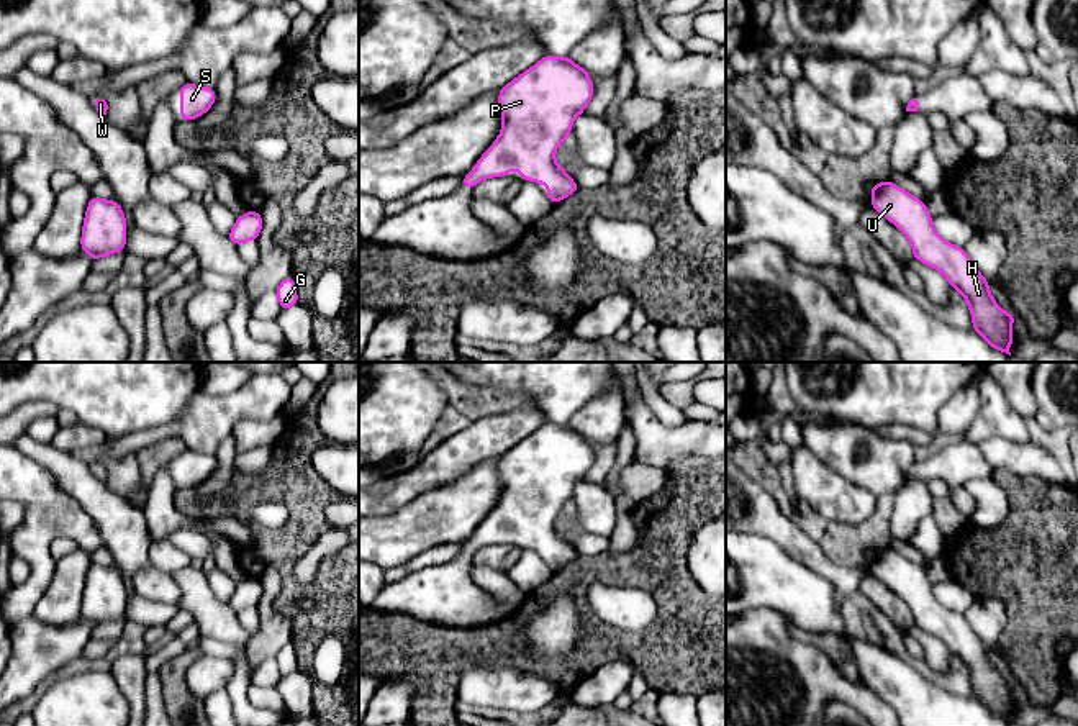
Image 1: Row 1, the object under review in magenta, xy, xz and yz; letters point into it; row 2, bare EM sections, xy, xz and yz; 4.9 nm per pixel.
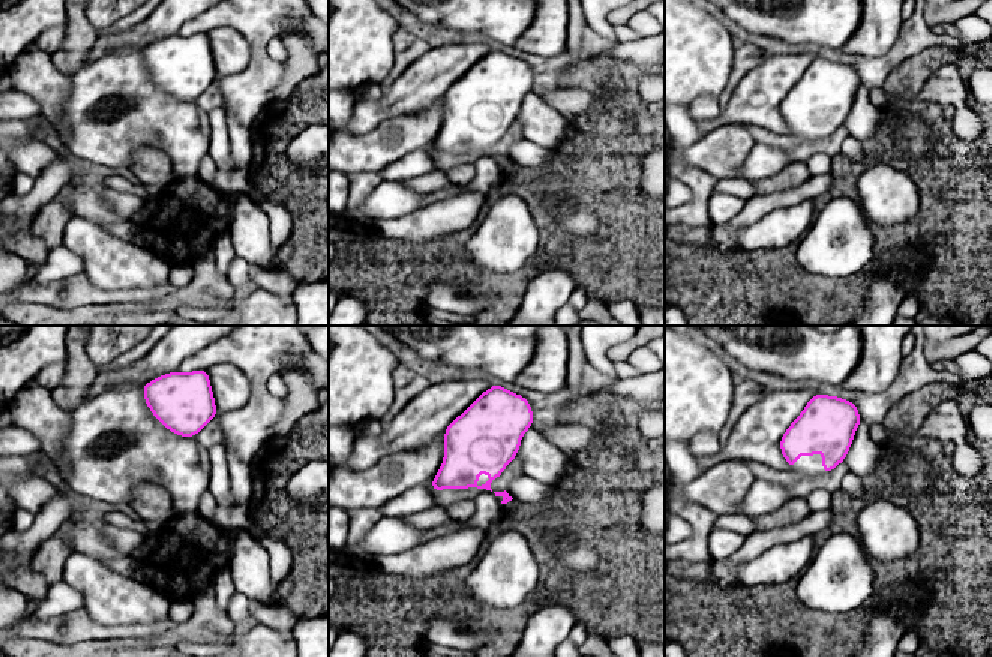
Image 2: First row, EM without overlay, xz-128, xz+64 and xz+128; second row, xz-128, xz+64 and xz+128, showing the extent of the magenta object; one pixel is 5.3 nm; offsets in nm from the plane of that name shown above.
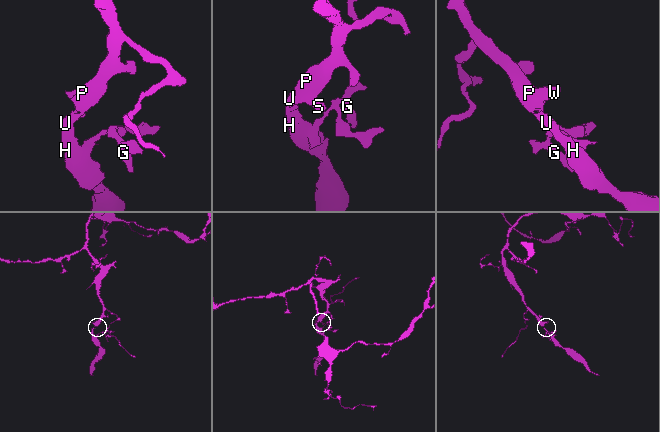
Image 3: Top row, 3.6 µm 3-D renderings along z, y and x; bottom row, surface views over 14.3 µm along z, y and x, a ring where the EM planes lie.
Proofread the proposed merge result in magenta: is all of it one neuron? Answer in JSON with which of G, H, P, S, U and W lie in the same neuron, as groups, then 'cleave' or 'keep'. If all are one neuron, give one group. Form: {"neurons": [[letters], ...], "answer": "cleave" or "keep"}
{"neurons": [["G", "H", "P", "S", "U", "W"]], "answer": "keep"}

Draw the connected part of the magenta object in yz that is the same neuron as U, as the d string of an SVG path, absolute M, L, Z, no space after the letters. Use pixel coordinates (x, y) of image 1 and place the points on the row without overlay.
M891 547L870 554L872 575L893 590L909 608L914 626L934 634L967 665L975 700L994 716L1011 723L1014 678L1003 678L990 659L990 649L972 629L965 615L937 601L926 570Z

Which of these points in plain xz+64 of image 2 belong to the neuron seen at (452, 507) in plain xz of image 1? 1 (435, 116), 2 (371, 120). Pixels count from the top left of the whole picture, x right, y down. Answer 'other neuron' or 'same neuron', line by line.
1: same neuron
2: other neuron

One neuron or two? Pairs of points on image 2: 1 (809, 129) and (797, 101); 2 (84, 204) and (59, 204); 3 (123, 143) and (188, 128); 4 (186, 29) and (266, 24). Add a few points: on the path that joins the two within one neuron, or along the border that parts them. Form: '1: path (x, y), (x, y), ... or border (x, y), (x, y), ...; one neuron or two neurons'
1: path (809, 122), (809, 113), (805, 108); one neuron
2: border (60, 192), (65, 201), (66, 218); two neurons
3: path (140, 128), (171, 128); one neuron
4: path (206, 21), (212, 18), (246, 18); one neuron

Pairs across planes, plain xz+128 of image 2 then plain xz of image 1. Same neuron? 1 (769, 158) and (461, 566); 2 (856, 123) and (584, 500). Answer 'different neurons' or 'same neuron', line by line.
1: different neurons
2: same neuron

